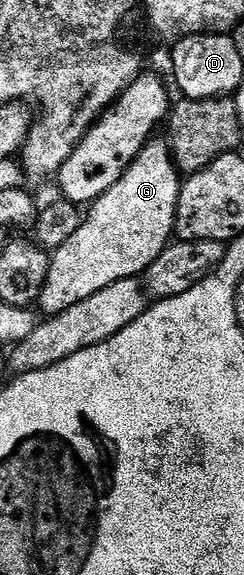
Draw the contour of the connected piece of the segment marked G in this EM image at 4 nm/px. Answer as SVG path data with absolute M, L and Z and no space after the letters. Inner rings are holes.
M149 140L144 150L130 163L122 179L110 187L110 191L87 206L86 216L81 220L78 231L74 231L74 235L70 235L62 247L51 250L46 283L38 302L40 313L61 313L74 307L74 303L82 303L82 299L90 299L90 295L98 295L98 291L102 291L102 287L110 287L110 283L131 277L139 278L147 273L150 263L154 263L154 259L158 259L158 255L162 255L162 251L173 240L182 177L172 159L172 152L168 150L167 140L156 140Z

